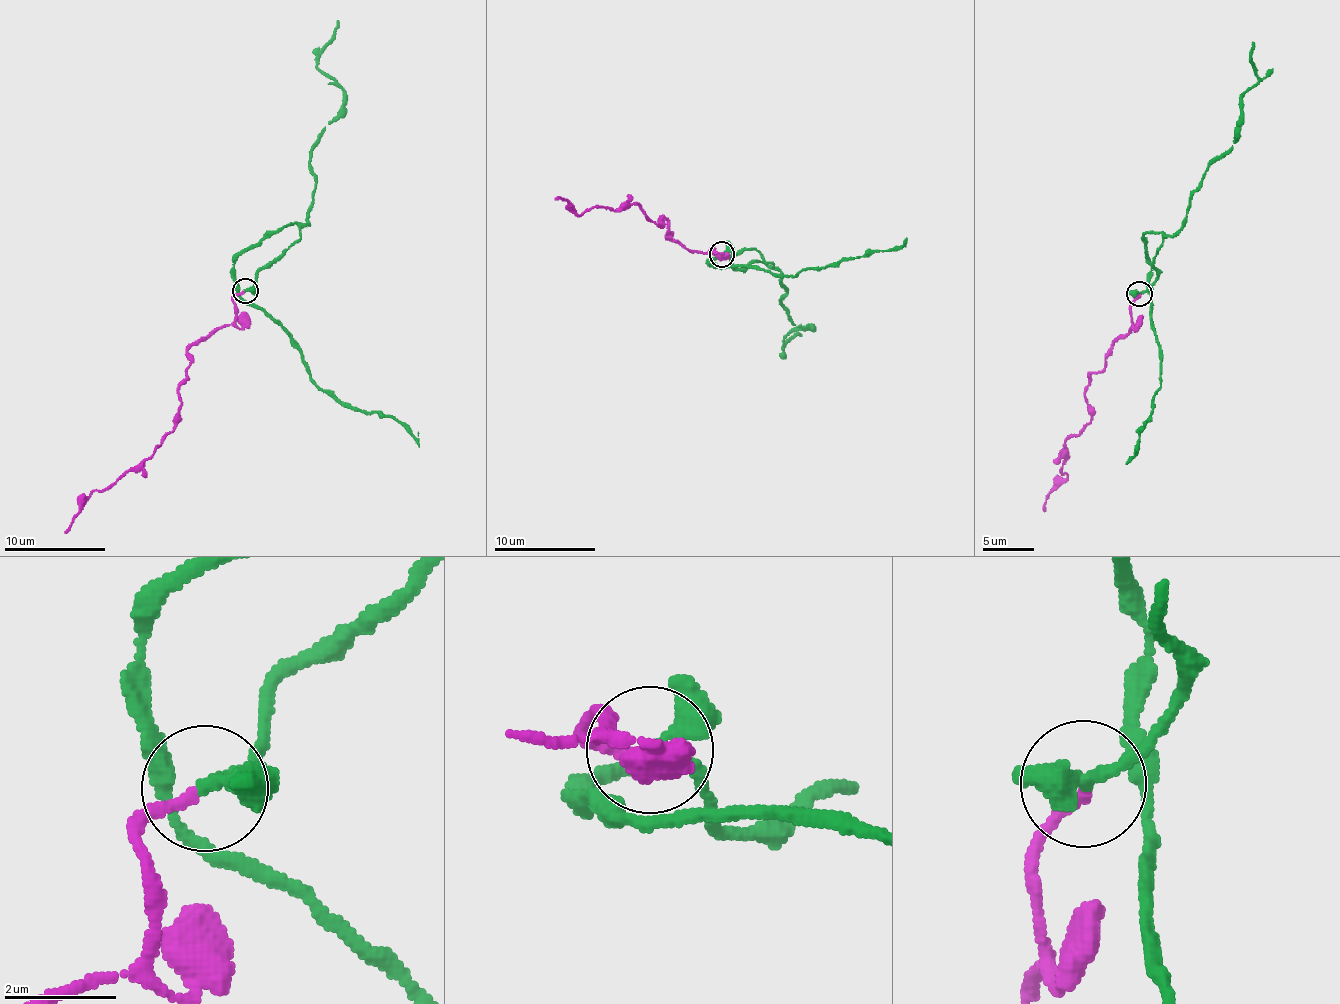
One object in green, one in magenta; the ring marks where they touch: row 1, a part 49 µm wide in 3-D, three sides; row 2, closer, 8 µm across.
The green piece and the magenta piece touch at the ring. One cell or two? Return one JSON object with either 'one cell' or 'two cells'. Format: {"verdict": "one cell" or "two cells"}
{"verdict": "one cell"}

